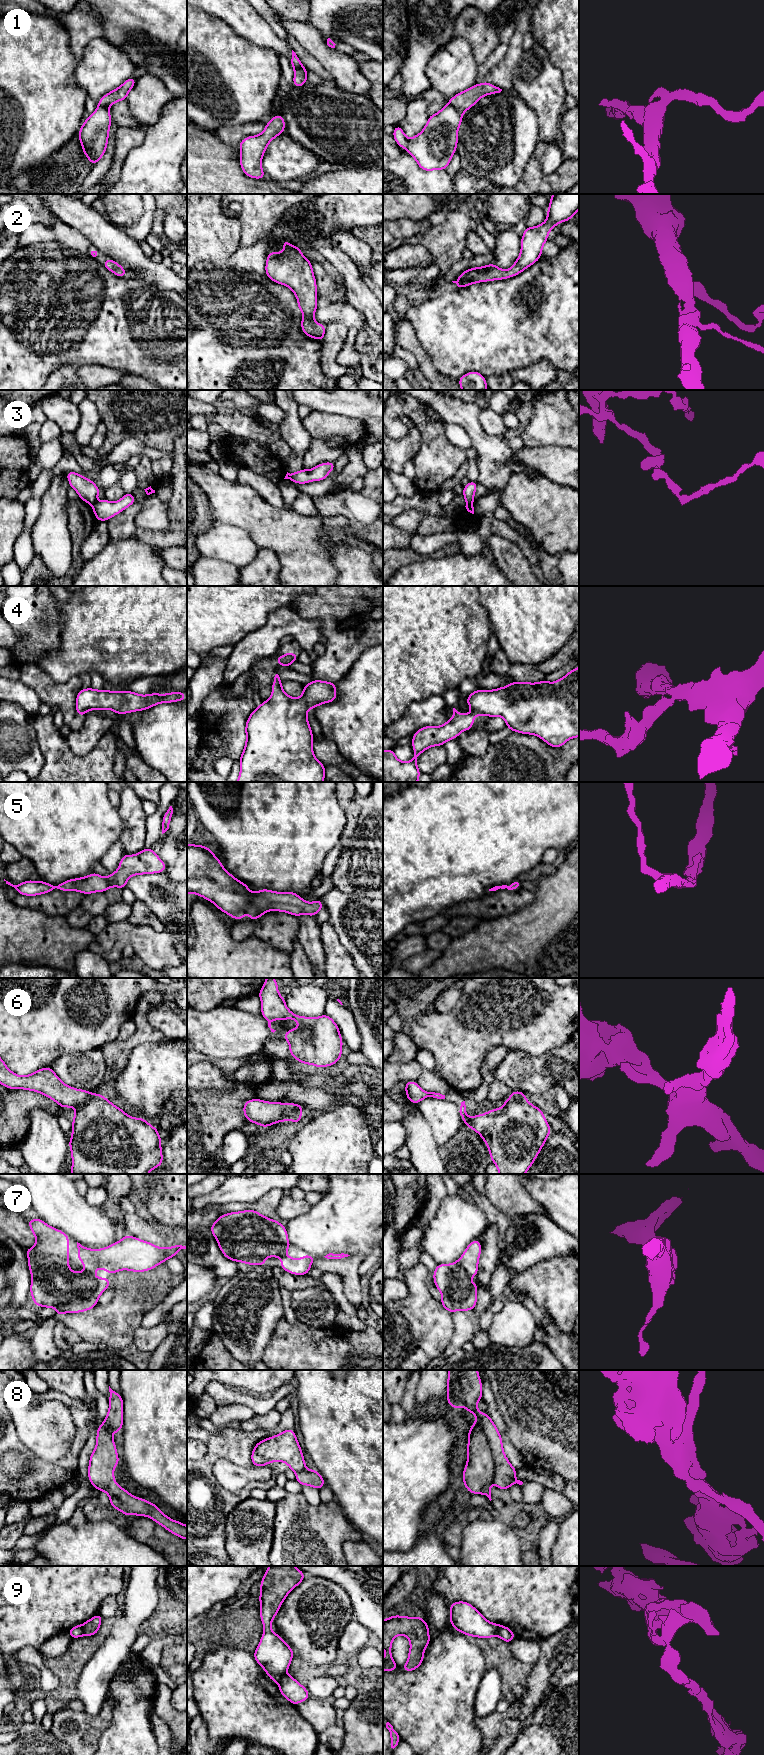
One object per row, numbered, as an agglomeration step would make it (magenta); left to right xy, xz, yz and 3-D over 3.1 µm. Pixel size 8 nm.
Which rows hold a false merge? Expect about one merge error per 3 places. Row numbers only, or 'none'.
1, 3, 4, 8, 9

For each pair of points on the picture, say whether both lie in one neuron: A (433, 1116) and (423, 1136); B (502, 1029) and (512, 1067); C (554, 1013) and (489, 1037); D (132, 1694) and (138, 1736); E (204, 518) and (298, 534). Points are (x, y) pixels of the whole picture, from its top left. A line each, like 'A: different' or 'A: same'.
A: different
B: different
C: same
D: same
E: different

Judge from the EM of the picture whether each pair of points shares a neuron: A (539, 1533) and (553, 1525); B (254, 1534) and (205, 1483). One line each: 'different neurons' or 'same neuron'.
A: same neuron
B: different neurons

